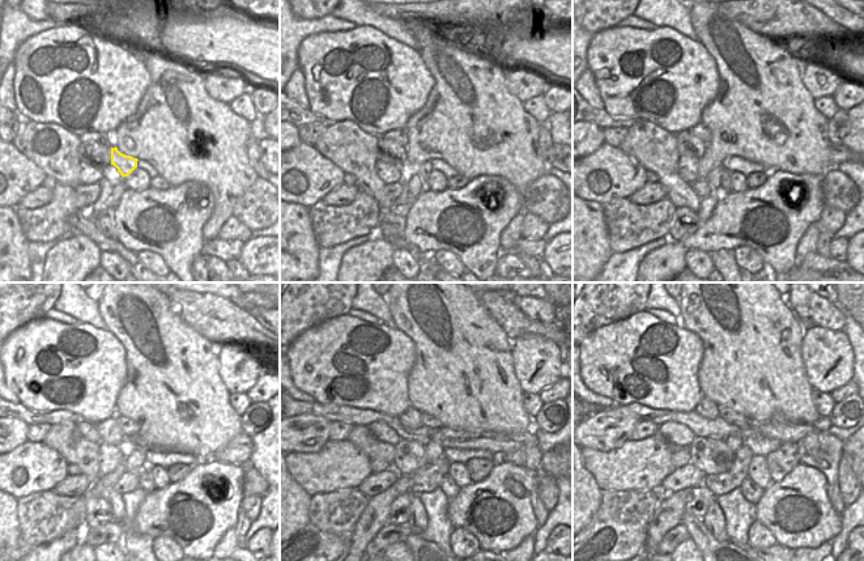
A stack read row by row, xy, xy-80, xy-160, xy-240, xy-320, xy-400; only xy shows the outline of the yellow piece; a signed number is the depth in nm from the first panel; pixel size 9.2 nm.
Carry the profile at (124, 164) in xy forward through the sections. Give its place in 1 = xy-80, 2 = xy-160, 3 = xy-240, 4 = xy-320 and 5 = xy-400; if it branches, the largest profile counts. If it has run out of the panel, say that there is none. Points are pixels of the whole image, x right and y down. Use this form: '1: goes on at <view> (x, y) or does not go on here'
1: goes on at xy-80 (424, 170)
2: goes on at xy-160 (724, 186)
3: goes on at xy-240 (145, 480)
4: goes on at xy-320 (450, 488)
5: goes on at xy-400 (750, 491)

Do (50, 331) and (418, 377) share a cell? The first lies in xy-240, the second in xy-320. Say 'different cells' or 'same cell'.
different cells

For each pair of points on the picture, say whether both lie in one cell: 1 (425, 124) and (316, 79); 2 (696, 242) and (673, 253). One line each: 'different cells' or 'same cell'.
1: different cells
2: different cells

